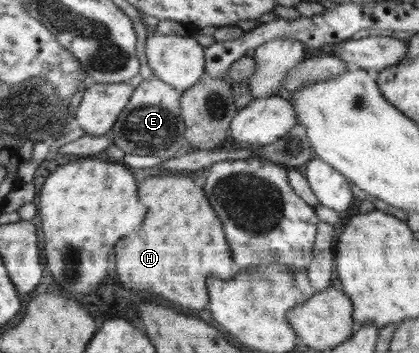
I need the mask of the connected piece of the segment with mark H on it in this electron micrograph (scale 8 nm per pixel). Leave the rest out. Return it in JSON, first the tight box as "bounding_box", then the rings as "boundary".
{"bounding_box":[116,176,239,310],"boundary":[[[154,176],[140,186],[140,202],[148,206],[142,226],[116,244],[116,272],[124,290],[160,294],[188,310],[202,310],[208,304],[206,280],[210,276],[230,280],[239,274],[232,262],[222,222],[202,192],[184,176]]]}

